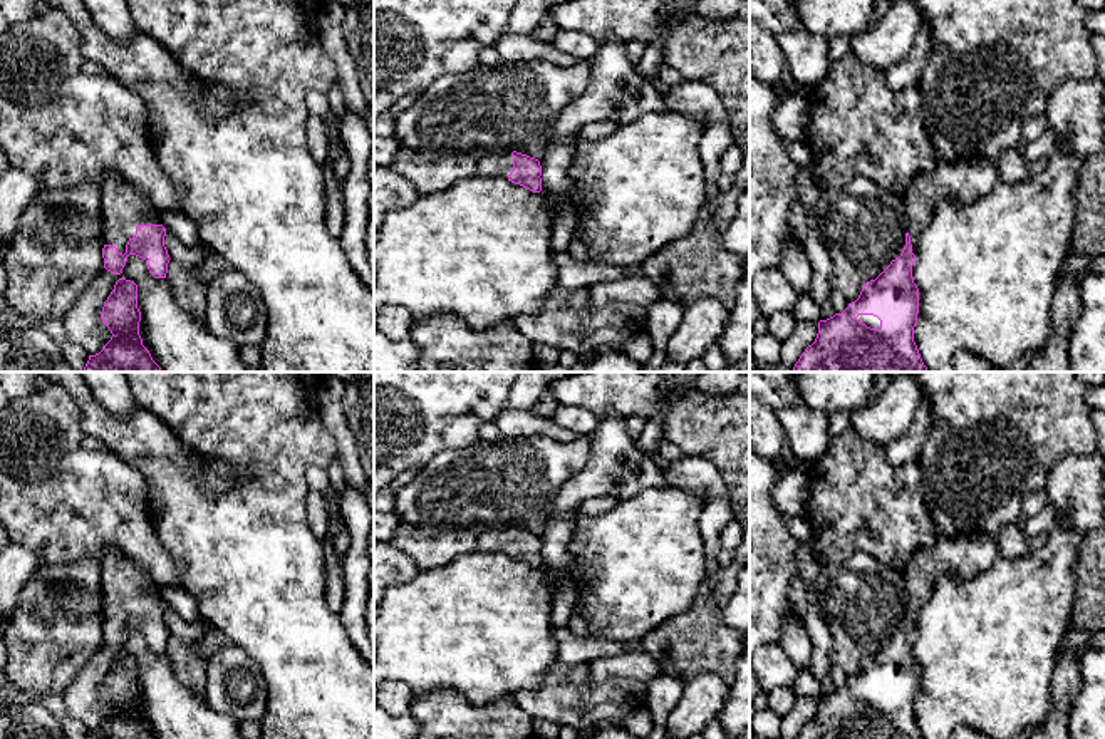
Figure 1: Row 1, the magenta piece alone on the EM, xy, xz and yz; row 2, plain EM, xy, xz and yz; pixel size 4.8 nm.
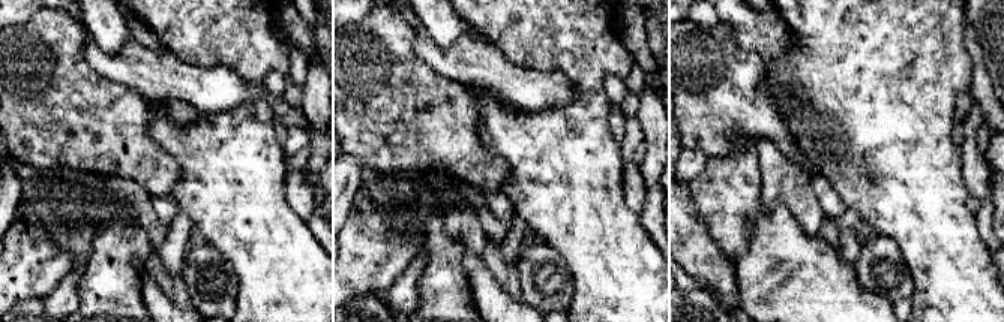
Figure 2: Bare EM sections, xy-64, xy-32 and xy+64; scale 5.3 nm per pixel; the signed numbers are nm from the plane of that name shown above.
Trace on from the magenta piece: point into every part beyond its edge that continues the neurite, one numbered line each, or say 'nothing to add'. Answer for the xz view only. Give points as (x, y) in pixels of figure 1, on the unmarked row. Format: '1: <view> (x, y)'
1: xz (502, 538)

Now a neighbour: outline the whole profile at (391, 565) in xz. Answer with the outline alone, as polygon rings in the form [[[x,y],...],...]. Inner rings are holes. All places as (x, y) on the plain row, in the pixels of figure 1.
[[[374,540],[374,605],[379,605],[389,587],[409,581],[421,573],[416,561],[392,543]]]

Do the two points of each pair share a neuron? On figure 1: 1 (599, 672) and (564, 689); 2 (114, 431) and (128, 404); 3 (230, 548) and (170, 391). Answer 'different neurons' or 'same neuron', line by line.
1: different neurons
2: different neurons
3: same neuron

